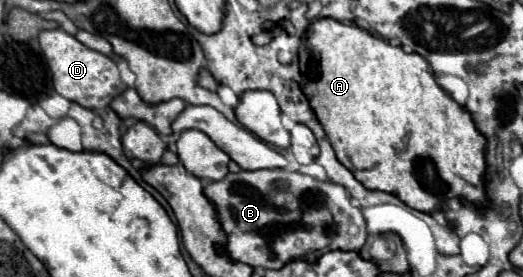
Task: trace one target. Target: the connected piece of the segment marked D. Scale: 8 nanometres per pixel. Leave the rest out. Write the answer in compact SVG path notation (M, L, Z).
M55 28L41 32L39 44L51 68L53 88L67 100L77 102L79 106L89 110L103 110L111 104L111 100L115 100L119 94L127 90L127 86L119 78L119 70L113 58L83 46L75 36L67 34L65 30Z

